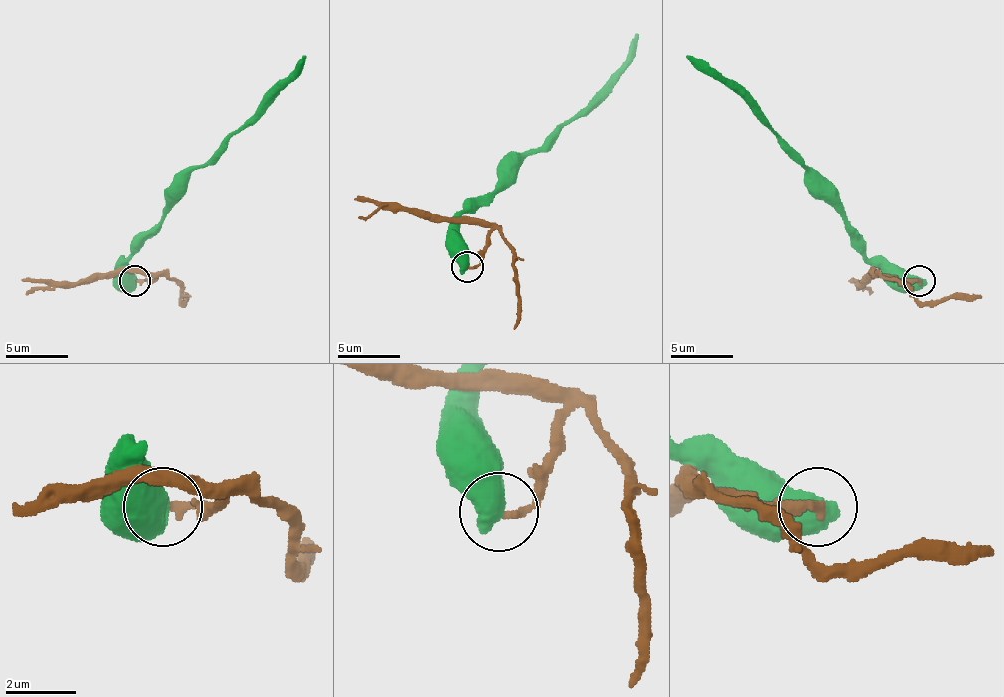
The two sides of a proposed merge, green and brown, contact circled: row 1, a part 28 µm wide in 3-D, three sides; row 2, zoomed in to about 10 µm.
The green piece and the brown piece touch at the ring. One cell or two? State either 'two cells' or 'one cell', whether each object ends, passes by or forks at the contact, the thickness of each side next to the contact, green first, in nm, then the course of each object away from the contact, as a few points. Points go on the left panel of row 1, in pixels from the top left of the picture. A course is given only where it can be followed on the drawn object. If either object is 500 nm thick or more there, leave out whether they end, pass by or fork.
two cells; 750 nm thick on the green side, 220 nm on the other; green runs (134, 281), (127, 259), (178, 196), (178, 187), (275, 93), (306, 55); brown runs (134, 281), (146, 281), (153, 275), (118, 272), (93, 275), (87, 281), (21, 278)

